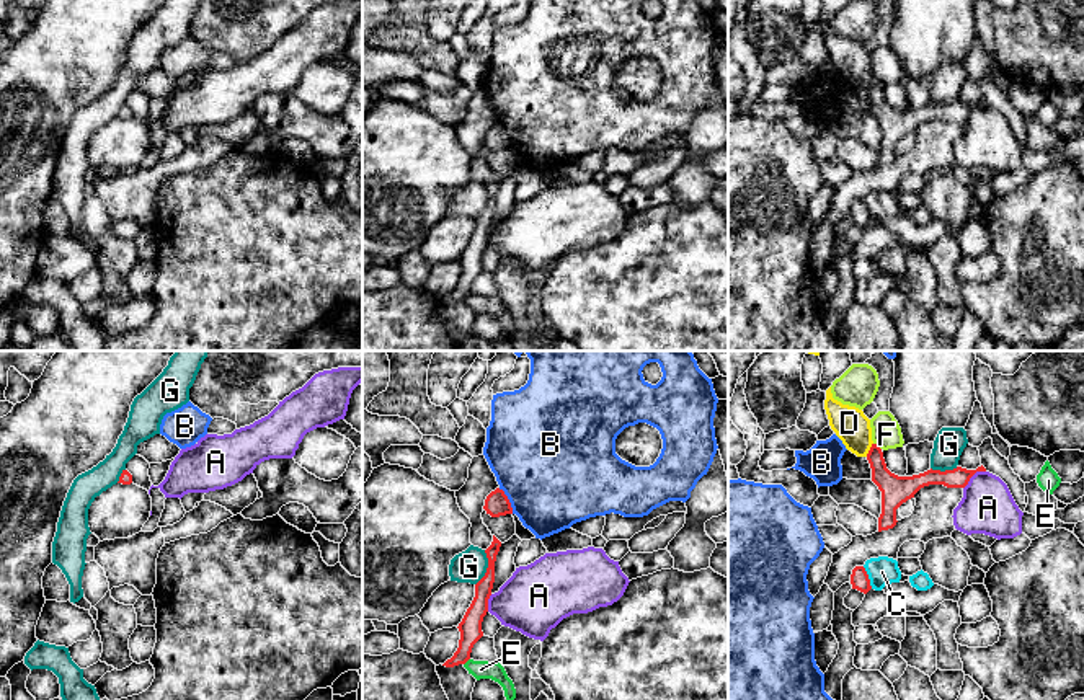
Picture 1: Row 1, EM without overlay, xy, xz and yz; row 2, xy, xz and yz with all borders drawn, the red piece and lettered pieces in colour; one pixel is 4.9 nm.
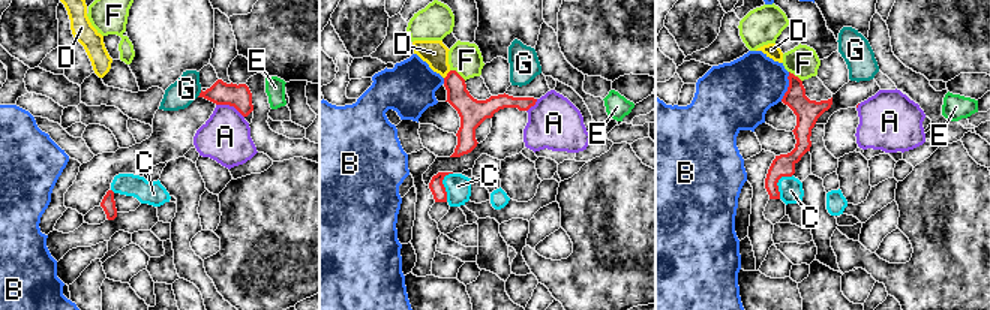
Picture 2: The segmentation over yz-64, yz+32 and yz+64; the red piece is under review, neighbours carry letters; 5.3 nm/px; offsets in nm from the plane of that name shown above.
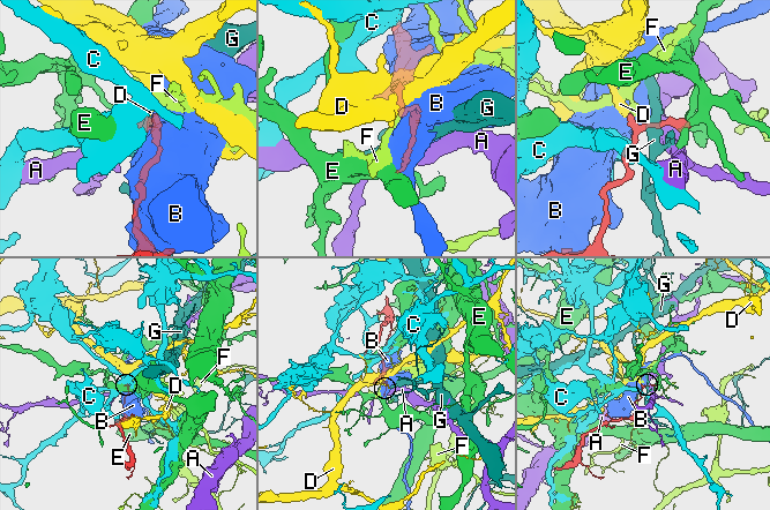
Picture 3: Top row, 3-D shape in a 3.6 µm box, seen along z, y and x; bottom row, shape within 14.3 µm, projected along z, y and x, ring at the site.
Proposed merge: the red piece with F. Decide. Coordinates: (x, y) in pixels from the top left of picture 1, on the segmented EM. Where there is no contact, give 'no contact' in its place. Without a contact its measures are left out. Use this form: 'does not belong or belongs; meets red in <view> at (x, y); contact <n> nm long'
does not belong; meets red in yz at (877, 446); contact 50 nm long

